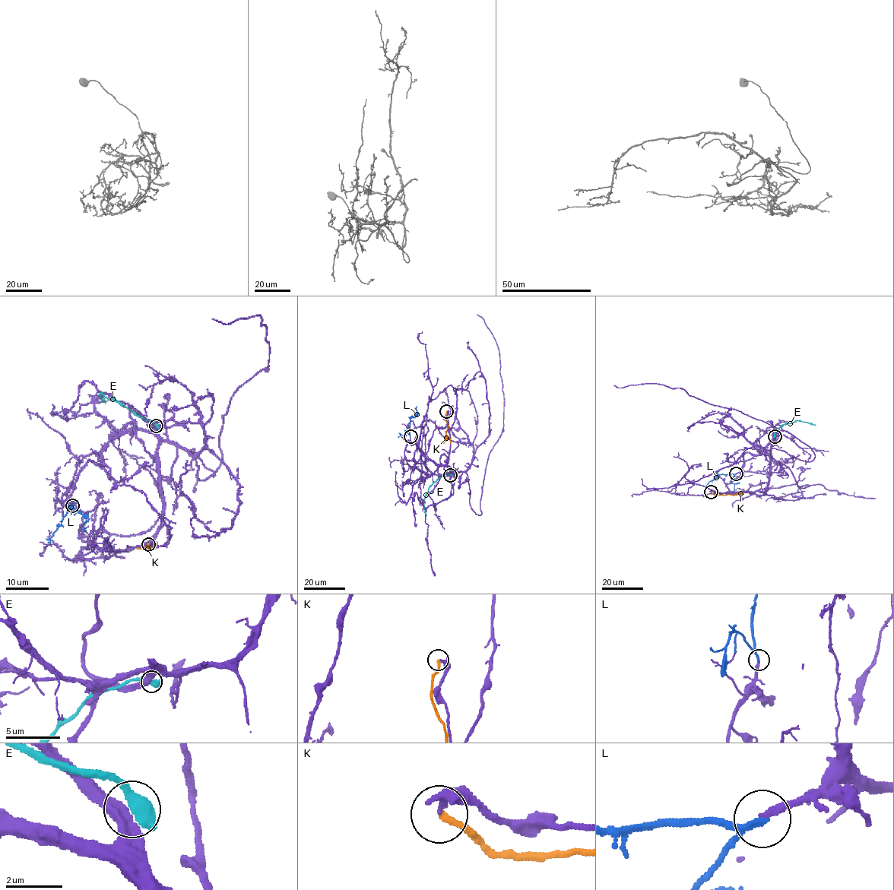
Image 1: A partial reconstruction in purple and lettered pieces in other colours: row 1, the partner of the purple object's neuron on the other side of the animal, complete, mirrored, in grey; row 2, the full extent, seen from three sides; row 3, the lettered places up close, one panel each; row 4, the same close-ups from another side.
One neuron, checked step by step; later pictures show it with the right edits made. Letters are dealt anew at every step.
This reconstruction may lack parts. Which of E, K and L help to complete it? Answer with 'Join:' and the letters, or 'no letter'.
Join: L

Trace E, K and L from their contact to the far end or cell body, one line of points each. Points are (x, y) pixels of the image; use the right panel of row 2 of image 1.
E: (775, 435), (776, 431), (783, 425), (797, 420), (816, 425)
K: (711, 492), (714, 495), (743, 494)
L: (736, 473), (718, 474), (706, 486)

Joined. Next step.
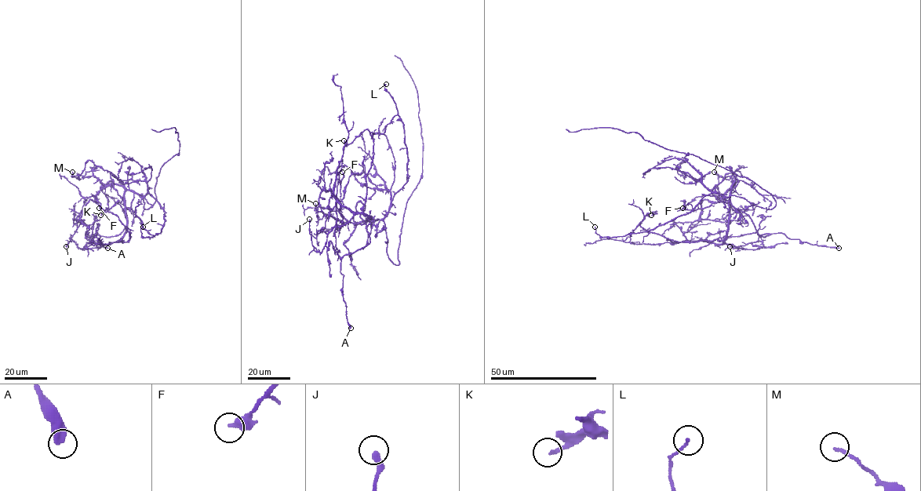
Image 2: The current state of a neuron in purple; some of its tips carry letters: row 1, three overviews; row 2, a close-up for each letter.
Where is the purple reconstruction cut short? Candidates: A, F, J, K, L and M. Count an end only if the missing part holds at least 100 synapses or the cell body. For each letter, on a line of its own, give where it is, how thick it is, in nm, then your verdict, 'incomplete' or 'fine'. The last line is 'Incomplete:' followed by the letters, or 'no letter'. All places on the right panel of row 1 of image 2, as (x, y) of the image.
A: place (839, 248); calibre 440 nm; fine
F: place (682, 208); calibre 380 nm; fine
J: place (729, 246); calibre 320 nm; fine
K: place (651, 215); calibre 180 nm; fine
L: place (595, 227); calibre 130 nm; fine
M: place (714, 172); calibre 140 nm; fine
Incomplete: no letter

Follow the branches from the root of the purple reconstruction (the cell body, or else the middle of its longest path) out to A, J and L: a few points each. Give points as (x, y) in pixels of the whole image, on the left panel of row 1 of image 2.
A: (143, 207), (142, 196), (126, 190), (125, 234), (100, 247), (82, 249), (97, 233), (100, 243), (107, 248)
J: (143, 207), (142, 196), (126, 190), (126, 230), (118, 241), (96, 248), (81, 249), (73, 241), (66, 246)
L: (143, 207), (140, 195), (147, 193), (165, 211), (165, 223), (161, 231), (151, 237), (141, 235), (143, 227)

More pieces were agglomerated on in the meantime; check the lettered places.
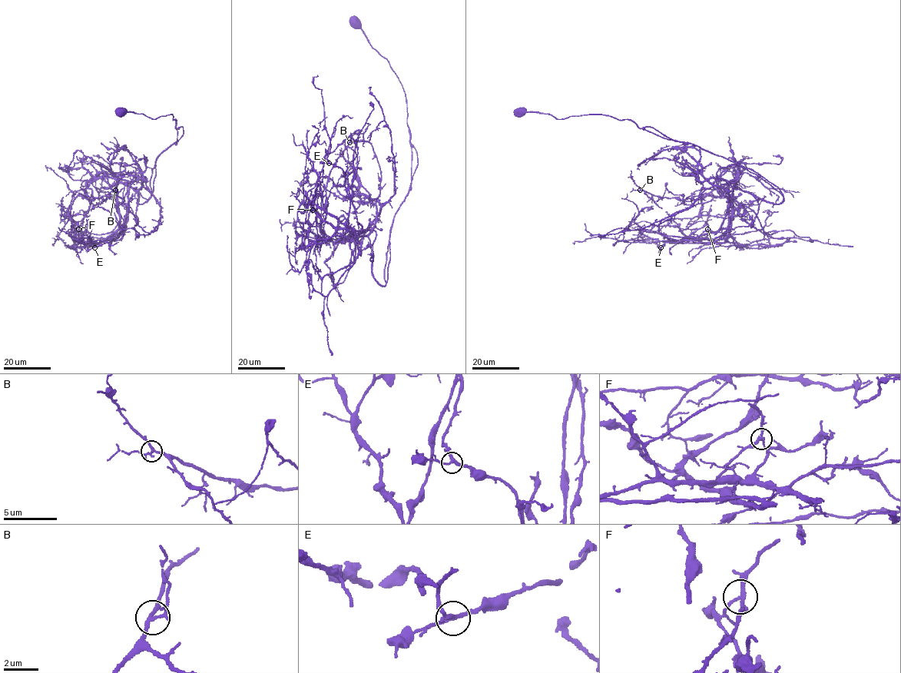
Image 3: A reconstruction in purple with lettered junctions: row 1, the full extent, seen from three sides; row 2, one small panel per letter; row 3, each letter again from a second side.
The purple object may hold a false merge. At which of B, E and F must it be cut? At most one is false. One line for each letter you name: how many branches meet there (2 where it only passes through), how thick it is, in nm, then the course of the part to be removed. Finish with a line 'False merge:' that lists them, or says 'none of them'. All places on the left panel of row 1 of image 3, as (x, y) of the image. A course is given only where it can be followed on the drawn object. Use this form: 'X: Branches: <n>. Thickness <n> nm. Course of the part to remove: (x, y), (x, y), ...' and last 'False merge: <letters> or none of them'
F: Branches: 3. Thickness 200 nm. Course of the part to remove: (78, 229), (74, 240), (88, 244), (113, 233), (134, 181), (147, 200), (155, 159), (183, 134), (174, 119)
False merge: F

